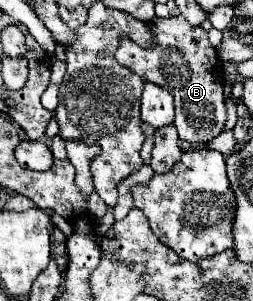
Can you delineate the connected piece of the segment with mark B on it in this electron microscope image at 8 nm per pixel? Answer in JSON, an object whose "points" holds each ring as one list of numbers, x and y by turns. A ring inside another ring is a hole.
{"points":[[183,16,155,18,147,22,153,36,151,48,141,48,127,34,121,36,115,60,135,72,147,82,169,90,175,98,175,128,181,140,209,142,223,132,225,124,225,96,223,96,223,70,207,32,201,26,191,26]]}

